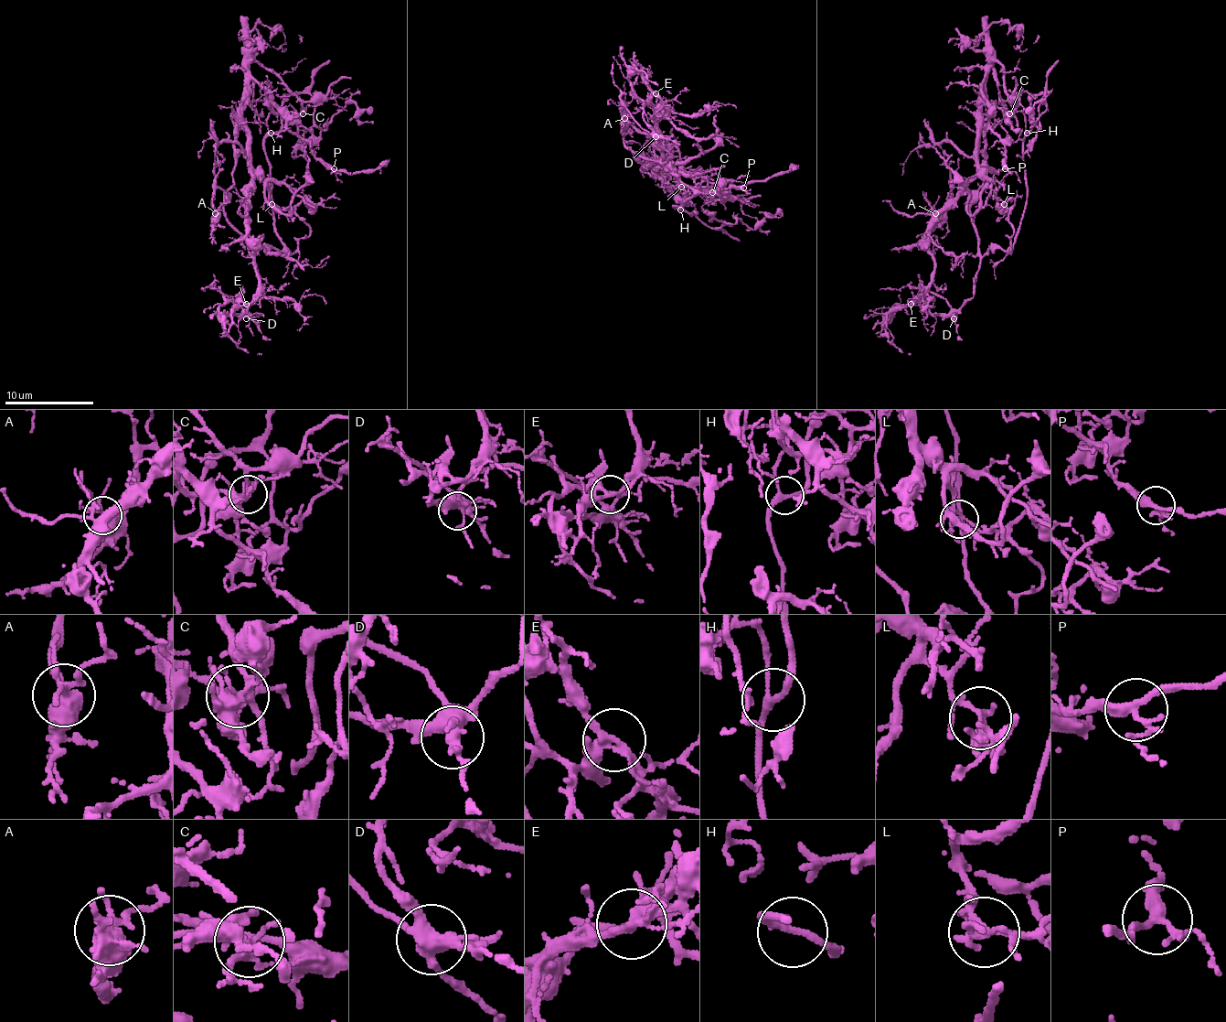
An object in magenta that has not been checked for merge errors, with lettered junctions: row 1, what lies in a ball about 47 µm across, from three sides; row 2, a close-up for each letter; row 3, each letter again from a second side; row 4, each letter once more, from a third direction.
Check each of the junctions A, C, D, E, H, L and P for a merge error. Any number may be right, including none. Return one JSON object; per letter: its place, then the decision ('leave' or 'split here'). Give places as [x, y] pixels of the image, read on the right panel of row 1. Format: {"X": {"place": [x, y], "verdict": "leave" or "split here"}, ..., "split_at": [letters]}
{"A": {"place": [935, 213], "verdict": "leave"}, "C": {"place": [1009, 113], "verdict": "split here"}, "D": {"place": [954, 318], "verdict": "leave"}, "E": {"place": [911, 304], "verdict": "split here"}, "H": {"place": [1027, 133], "verdict": "leave"}, "L": {"place": [1004, 204], "verdict": "split here"}, "P": {"place": [1005, 168], "verdict": "leave"}, "split_at": ["C", "E", "L"]}

